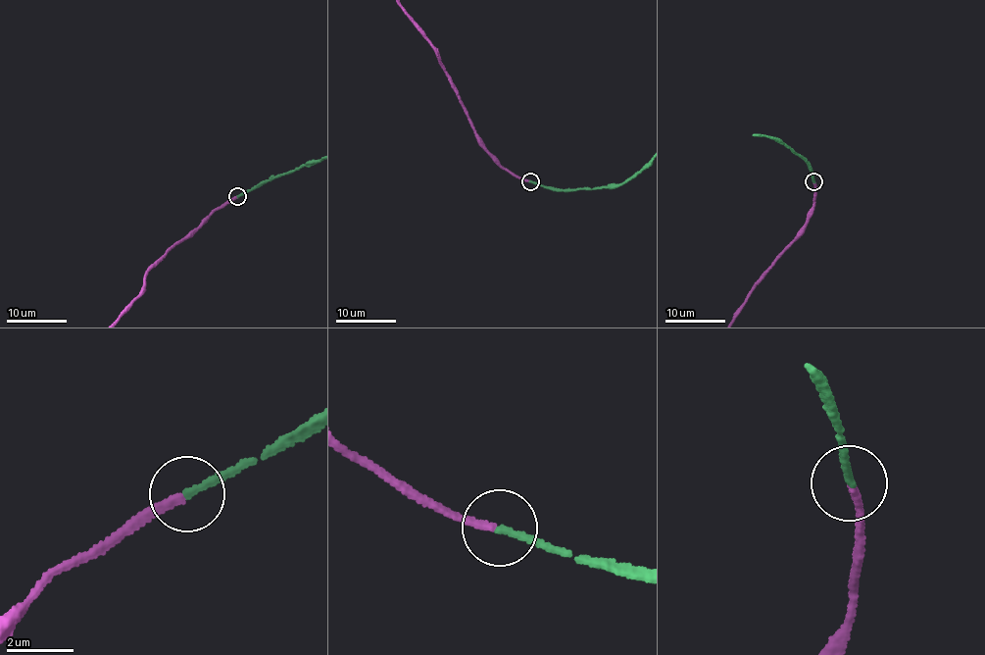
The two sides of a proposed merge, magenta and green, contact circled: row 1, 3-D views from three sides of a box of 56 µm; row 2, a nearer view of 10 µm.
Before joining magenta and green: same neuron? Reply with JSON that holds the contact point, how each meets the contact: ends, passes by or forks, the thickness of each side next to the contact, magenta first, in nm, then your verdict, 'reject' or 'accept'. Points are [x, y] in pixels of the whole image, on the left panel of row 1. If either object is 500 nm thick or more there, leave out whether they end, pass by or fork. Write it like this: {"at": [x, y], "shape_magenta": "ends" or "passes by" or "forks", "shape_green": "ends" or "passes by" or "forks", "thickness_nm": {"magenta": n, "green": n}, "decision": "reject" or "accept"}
{"at": [237, 196], "shape_magenta": "ends", "shape_green": "ends", "thickness_nm": {"magenta": 240, "green": 220}, "decision": "accept"}

